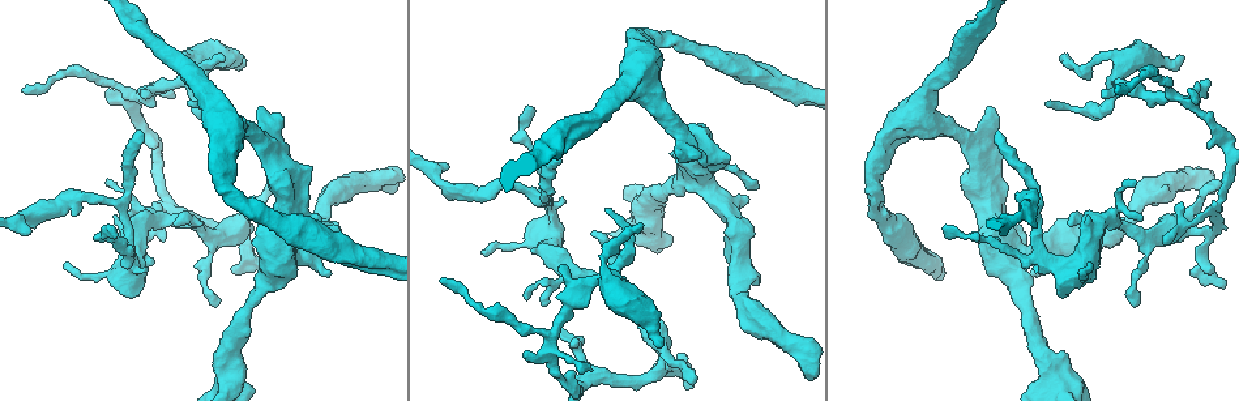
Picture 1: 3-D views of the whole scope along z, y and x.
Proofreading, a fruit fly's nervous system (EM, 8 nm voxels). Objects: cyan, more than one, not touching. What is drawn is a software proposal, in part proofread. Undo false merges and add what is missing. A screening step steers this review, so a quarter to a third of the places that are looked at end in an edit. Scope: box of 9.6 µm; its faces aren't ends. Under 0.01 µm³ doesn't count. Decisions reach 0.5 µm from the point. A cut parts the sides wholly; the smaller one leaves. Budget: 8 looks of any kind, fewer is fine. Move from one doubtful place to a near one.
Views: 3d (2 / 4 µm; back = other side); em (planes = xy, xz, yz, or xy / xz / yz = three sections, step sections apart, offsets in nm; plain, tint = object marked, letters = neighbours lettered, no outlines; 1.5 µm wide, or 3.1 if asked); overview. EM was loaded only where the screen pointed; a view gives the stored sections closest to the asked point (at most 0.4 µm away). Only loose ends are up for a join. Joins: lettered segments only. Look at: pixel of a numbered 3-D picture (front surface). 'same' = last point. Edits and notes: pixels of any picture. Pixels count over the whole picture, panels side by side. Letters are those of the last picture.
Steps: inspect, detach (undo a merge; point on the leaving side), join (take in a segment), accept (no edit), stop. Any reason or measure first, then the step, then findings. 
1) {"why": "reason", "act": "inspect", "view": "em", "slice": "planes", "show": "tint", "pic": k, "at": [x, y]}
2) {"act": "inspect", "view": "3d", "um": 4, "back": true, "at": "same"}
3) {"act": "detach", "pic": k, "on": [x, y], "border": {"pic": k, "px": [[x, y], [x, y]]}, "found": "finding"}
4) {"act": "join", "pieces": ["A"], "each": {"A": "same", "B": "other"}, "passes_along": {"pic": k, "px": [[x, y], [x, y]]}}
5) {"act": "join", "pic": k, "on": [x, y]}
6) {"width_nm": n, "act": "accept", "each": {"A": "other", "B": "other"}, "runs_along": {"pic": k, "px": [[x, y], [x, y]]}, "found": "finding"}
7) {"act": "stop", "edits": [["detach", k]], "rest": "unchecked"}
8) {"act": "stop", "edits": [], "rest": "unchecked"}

{"why": "free end", "act": "inspect", "view": "em", "slice": "planes", "show": "tint", "pic": 1, "at": [138, 129]}

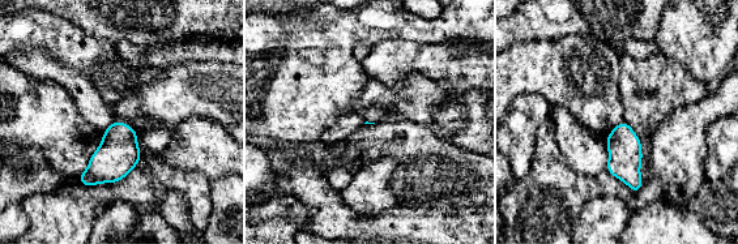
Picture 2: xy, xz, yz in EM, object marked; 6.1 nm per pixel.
{"act": "inspect", "view": "em", "slice": "planes", "show": "letters", "at": "same"}

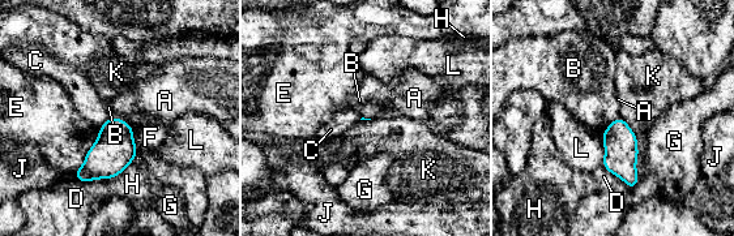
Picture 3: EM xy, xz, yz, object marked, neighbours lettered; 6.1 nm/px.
{"act": "accept", "each": {"A": "other", "B": "other", "C": "other", "D": "other", "E": "other", "F": "other", "G": "other", "H": "other", "J": "other", "K": "other", "L": "other"}, "found": "no lettered segment goes on from it"}

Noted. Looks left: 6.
{"why": "branch stops here", "act": "inspect", "view": "3d", "um": 4, "back": true, "pic": 1, "at": [1206, 270]}

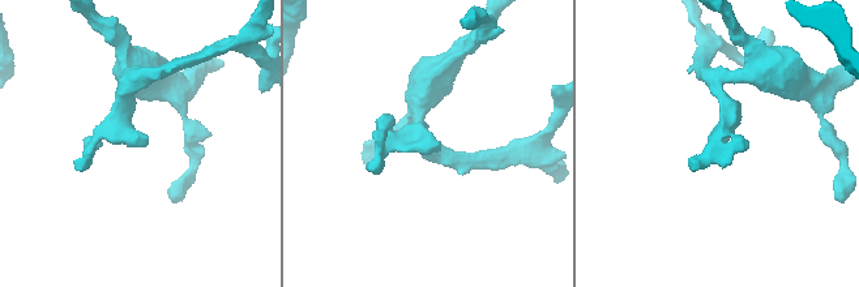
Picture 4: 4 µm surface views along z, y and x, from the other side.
{"act": "inspect", "view": "em", "slice": "planes", "show": "letters", "pic": 4, "at": [724, 139]}

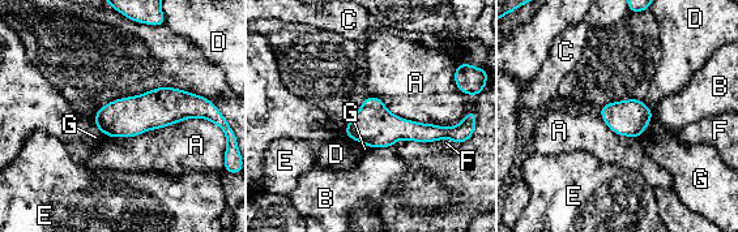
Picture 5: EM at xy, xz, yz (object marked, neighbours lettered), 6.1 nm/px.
{"width_nm": 220, "longest_contact_nm": ["A", 650], "act": "accept", "each": {"A": "other", "B": "other", "C": "other", "D": "other", "E": "other", "F": "other", "G": "other"}, "found": "none of them fits"}

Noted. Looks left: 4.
{"why": "thick turns thin", "act": "inspect", "view": "3d", "um": 2, "pic": 1, "at": [93, 278]}

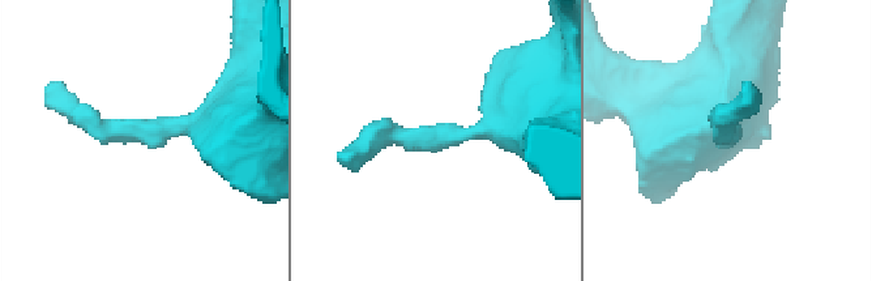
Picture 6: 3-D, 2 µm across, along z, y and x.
{"why": "now the EM", "act": "inspect", "view": "em", "slice": "planes", "show": "tint", "pic": 6, "at": [152, 133]}

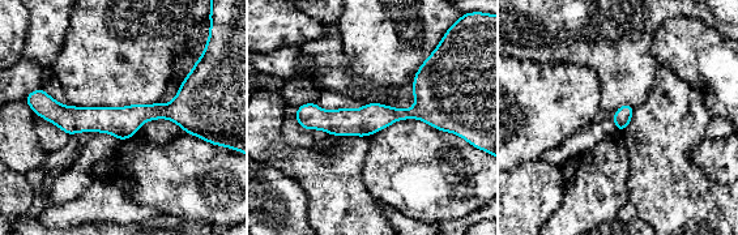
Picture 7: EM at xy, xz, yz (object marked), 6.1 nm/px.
{"act": "inspect", "view": "em", "slice": "planes", "show": "letters", "at": "same"}

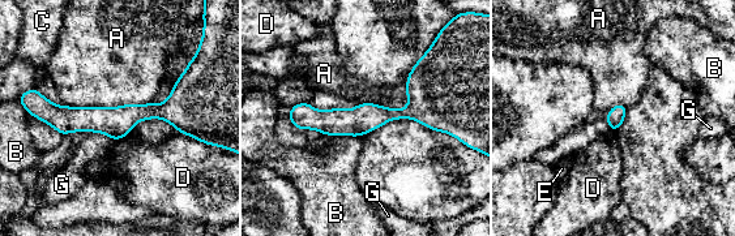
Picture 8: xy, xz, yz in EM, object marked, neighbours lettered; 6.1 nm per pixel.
{"width_nm": 110, "act": "accept", "each": {"A": "other", "B": "other", "C": "other", "D": "other", "E": "other", "G": "other"}, "border": {"pic": 8, "px": [[88, 132], [101, 132], [114, 140]]}, "found": "continuous, no second cell"}

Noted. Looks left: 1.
{"act": "stop", "edits": [], "rest": "unchecked"}

